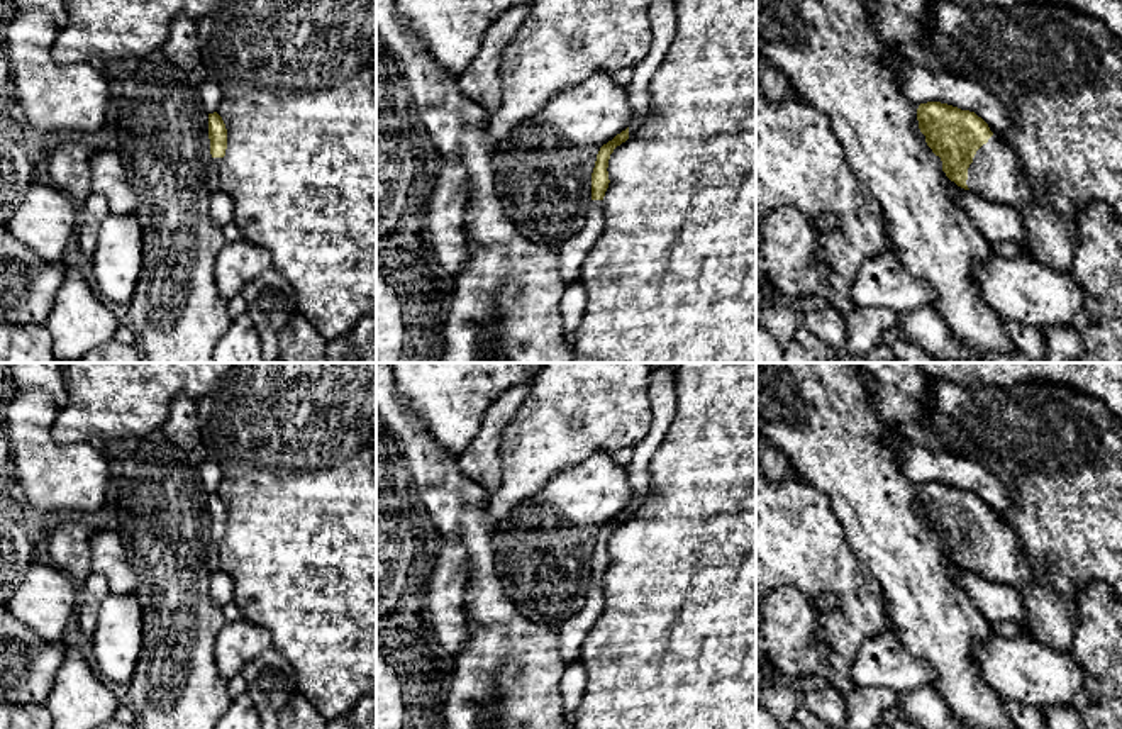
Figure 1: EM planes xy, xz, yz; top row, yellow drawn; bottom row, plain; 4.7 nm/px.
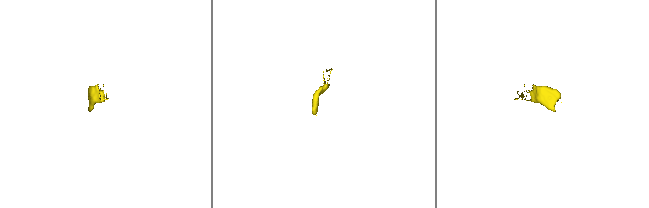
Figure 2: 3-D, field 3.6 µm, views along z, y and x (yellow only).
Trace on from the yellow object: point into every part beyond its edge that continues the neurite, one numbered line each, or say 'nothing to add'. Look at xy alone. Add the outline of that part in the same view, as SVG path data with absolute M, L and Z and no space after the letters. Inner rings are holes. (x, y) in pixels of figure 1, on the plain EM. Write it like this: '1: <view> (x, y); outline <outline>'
1: xy (214, 548); outline M212 537L208 544L208 568L212 573L220 568L220 541L222 537Z

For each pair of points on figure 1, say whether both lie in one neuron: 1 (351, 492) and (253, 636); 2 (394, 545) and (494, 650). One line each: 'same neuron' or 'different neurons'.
1: different neurons
2: different neurons

